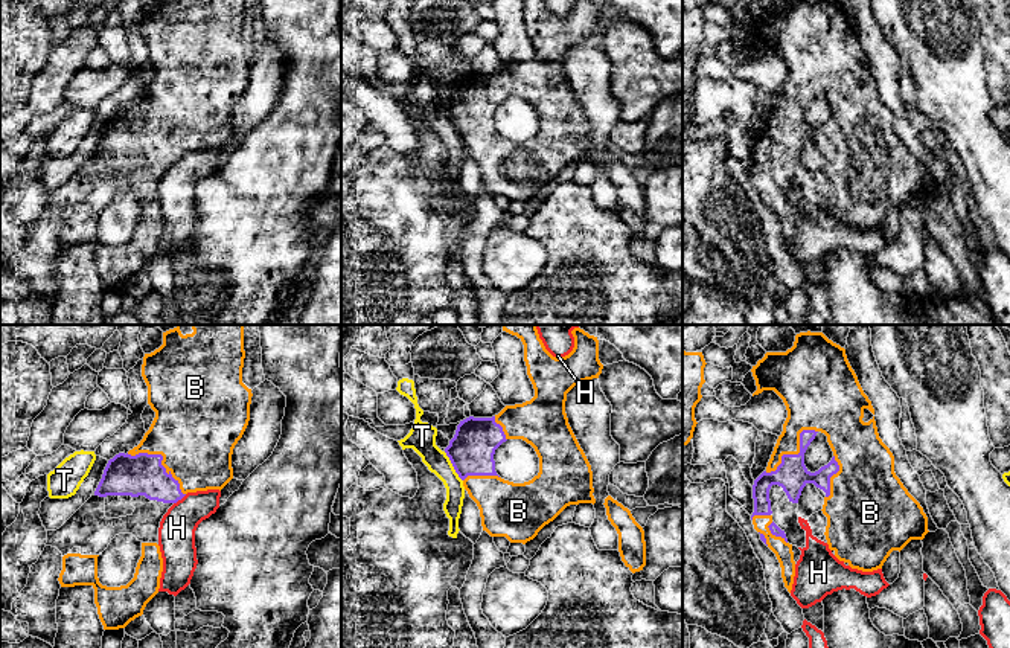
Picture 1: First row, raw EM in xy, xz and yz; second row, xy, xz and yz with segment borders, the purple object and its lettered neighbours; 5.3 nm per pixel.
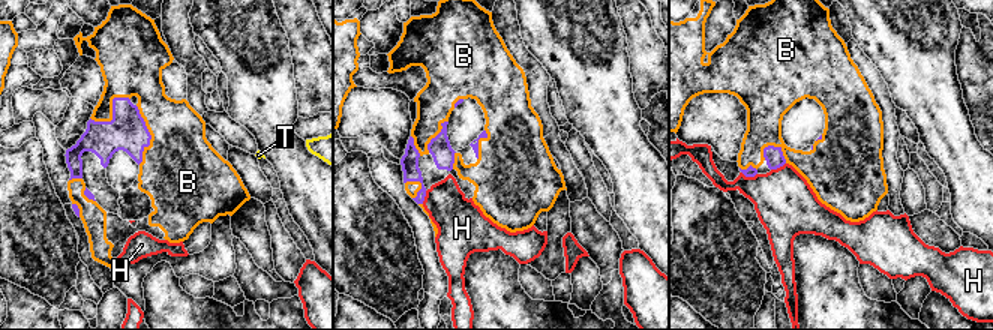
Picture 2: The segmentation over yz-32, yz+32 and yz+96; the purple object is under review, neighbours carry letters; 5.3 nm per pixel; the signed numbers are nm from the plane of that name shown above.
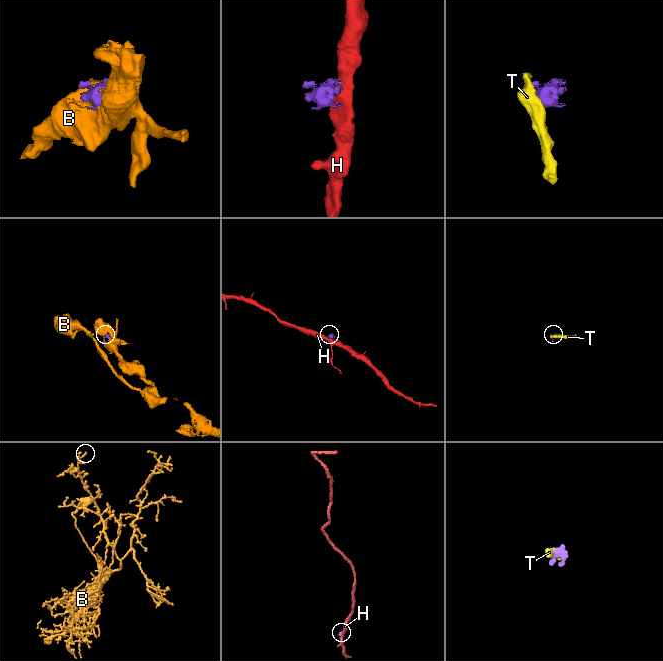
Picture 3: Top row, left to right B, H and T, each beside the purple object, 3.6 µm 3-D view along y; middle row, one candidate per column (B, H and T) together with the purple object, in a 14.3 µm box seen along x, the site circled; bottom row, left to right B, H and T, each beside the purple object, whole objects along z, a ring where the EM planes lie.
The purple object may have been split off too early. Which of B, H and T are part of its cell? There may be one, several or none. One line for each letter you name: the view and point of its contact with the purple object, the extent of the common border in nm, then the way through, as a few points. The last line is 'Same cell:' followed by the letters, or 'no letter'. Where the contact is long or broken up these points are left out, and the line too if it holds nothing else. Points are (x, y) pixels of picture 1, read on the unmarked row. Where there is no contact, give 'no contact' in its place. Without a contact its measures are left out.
B: meets purple in xy at (162, 116); contact 380 nm long
Same cell: B

